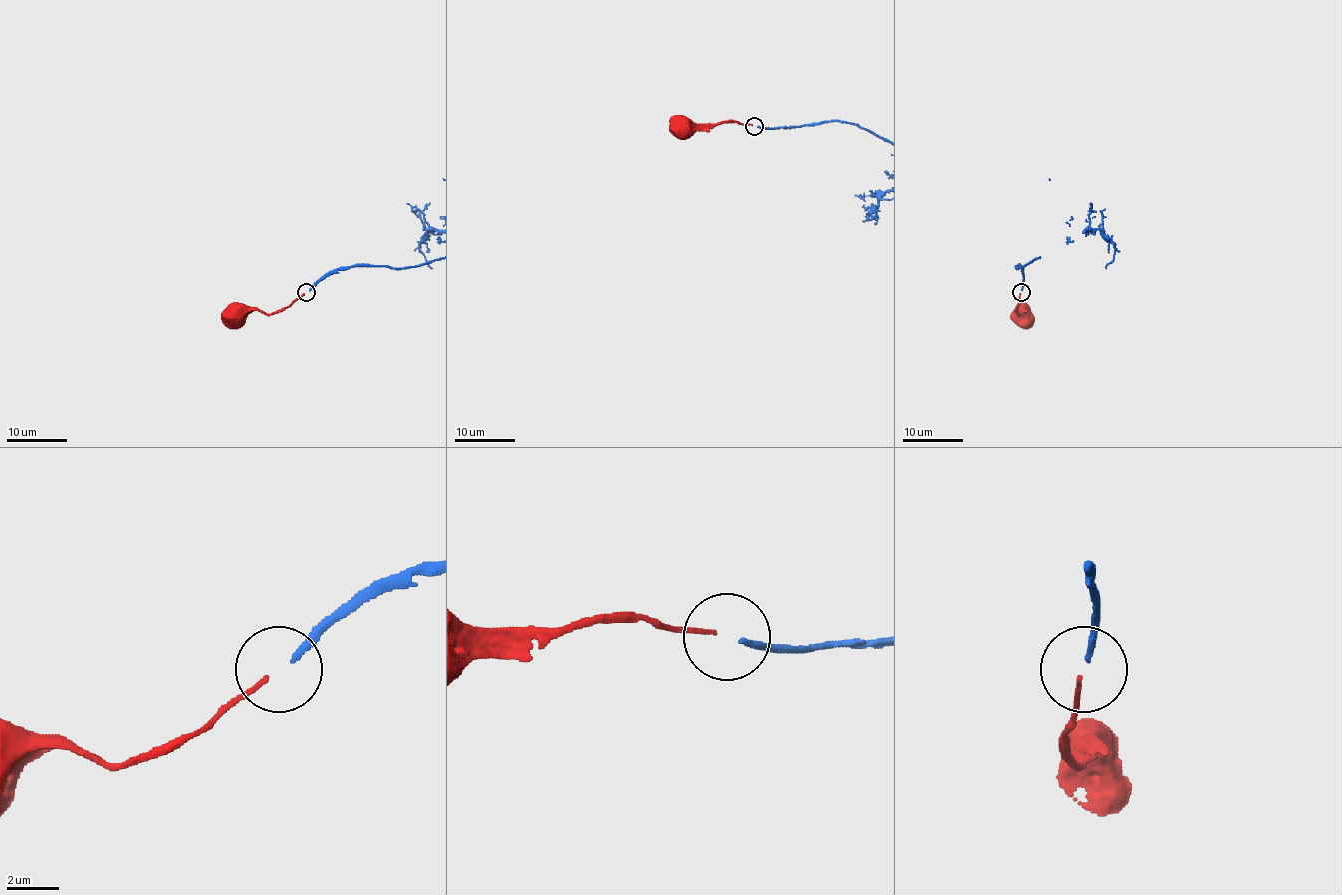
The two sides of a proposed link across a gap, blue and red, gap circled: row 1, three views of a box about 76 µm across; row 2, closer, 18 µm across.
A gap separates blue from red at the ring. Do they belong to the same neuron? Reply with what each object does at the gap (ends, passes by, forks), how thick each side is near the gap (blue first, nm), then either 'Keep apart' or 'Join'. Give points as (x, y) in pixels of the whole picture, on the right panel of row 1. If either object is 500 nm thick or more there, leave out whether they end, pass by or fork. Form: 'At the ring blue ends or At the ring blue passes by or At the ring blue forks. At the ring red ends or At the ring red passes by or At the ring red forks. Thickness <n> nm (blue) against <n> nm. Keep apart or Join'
At the ring blue ends. At the ring red ends. Thickness 240 nm (blue) against 170 nm. Keep apart

